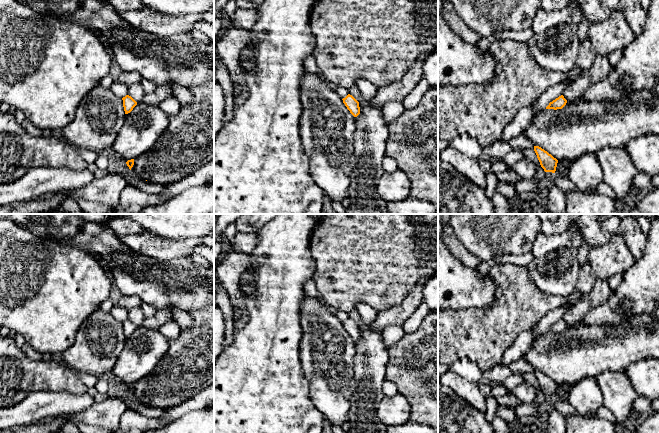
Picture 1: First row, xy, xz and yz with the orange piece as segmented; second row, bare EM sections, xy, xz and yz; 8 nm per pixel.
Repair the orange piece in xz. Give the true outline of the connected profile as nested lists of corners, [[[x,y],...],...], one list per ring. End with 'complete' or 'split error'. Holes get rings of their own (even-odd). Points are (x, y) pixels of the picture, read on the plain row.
[[[348,318],[342,324],[347,333],[354,341],[357,341],[360,338],[359,326],[352,319]]]; complete

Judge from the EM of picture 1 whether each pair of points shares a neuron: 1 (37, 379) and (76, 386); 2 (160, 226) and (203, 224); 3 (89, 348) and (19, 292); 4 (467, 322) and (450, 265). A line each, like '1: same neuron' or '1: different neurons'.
1: same neuron
2: same neuron
3: different neurons
4: different neurons

